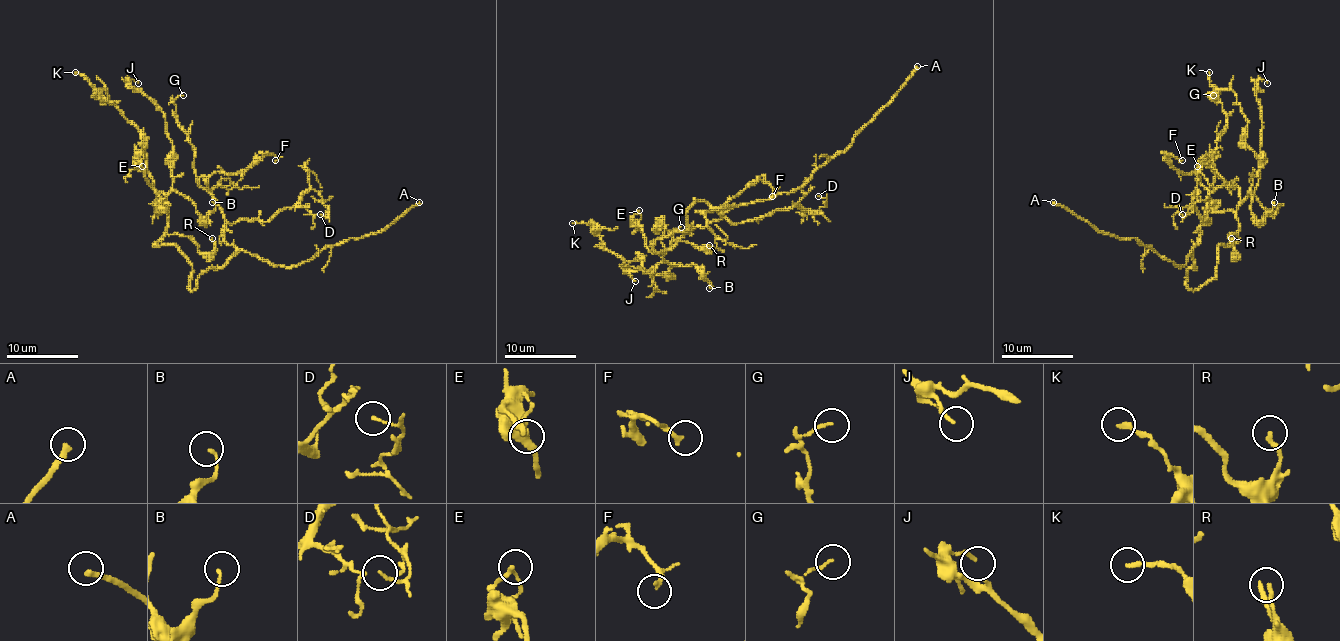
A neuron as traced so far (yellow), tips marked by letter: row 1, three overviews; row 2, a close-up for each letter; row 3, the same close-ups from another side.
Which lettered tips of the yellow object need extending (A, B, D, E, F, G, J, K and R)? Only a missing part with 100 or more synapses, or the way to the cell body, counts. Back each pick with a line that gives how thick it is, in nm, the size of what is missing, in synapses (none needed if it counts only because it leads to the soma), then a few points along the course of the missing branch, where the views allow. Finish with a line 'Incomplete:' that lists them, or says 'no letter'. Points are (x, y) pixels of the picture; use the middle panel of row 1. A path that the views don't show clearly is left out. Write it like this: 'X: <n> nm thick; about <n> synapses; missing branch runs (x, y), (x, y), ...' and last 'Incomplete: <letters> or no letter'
A: 240 nm thick
Incomplete: A

